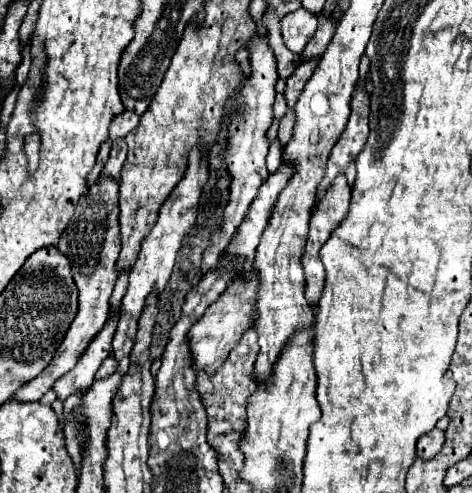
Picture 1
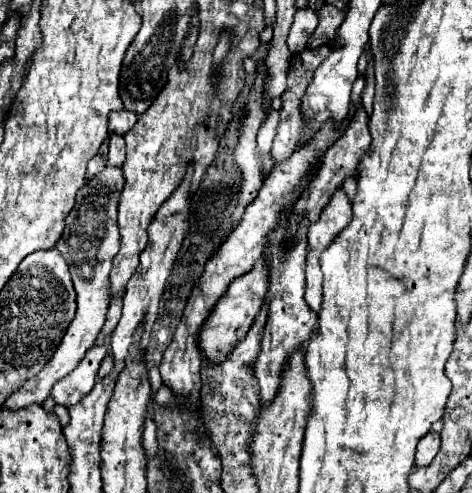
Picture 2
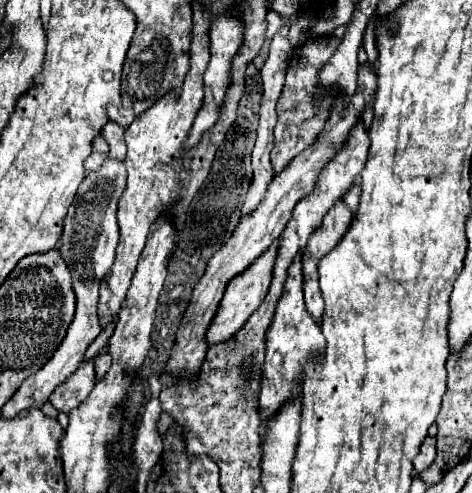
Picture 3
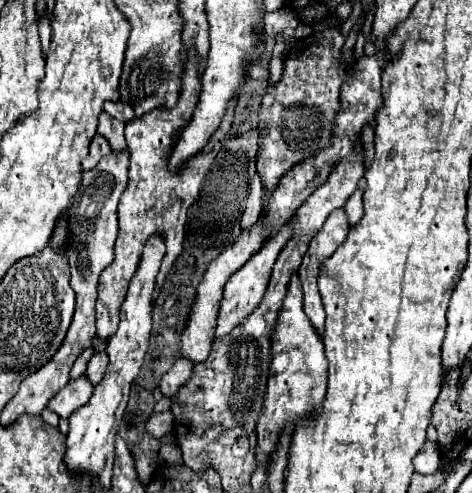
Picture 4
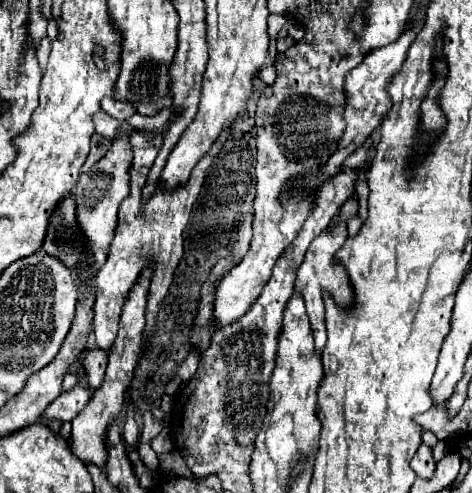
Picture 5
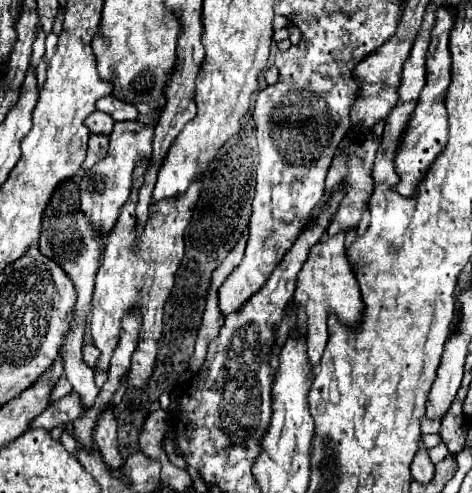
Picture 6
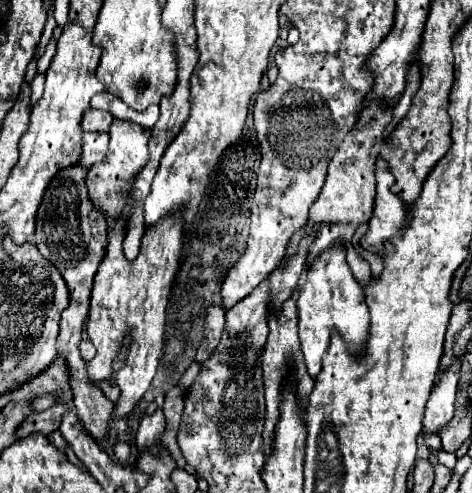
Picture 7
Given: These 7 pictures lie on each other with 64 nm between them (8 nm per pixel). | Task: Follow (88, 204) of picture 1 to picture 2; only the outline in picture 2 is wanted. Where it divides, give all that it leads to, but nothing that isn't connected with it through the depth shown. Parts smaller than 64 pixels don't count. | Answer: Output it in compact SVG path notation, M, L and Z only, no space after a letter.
M106 166L102 172L92 176L84 188L80 188L76 196L76 204L72 212L66 218L66 228L62 238L58 240L56 248L62 252L64 260L70 266L74 290L78 294L78 310L74 320L70 322L58 350L50 358L50 362L40 370L38 376L32 380L26 380L22 388L18 388L6 402L6 410L20 410L30 404L42 404L48 396L52 386L68 376L80 360L86 356L86 352L92 348L98 332L104 326L106 320L106 310L108 310L108 274L112 270L112 260L118 254L120 246L120 234L118 234L118 224L116 224L116 208L118 208L118 198L120 198L120 188L124 188L124 174L122 168L112 168Z

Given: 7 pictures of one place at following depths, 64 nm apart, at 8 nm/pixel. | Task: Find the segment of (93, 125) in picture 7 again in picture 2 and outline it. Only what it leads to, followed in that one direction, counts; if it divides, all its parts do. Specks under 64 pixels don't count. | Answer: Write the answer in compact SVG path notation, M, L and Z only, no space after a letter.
M110 132L110 152L108 152L108 164L110 166L122 166L124 164L124 136Z

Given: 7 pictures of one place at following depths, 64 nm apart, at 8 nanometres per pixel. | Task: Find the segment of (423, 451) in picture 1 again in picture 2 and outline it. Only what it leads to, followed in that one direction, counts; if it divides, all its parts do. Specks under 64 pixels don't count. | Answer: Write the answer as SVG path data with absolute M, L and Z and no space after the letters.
M428 432L420 442L418 442L418 450L416 450L416 460L414 464L416 466L428 466L434 456L438 454L438 448L440 448L440 434L436 432Z

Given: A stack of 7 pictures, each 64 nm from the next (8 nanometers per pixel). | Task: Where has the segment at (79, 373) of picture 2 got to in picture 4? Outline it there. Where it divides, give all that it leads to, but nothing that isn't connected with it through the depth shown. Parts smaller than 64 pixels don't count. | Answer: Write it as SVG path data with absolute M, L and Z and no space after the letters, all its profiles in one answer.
M78 378L70 384L66 384L54 398L52 402L48 404L48 408L52 412L56 412L60 418L70 418L72 412L76 408L80 408L90 396L92 396L92 390L94 386L88 382L88 378Z

